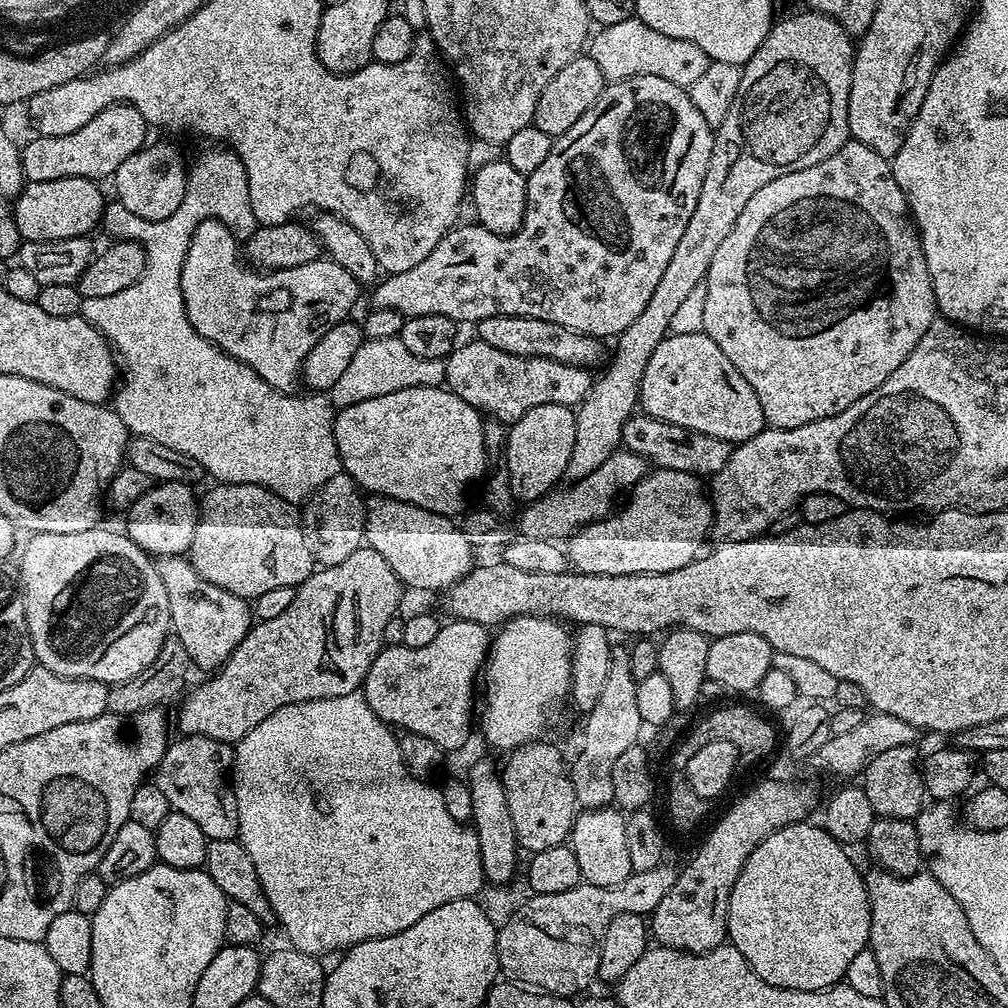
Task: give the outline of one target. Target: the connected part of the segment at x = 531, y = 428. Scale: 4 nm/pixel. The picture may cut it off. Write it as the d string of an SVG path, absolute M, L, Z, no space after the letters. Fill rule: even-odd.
M534 406L534 410L526 410L518 422L508 428L508 445L506 446L506 462L508 477L512 487L512 495L517 501L531 502L547 496L561 483L562 477L568 471L570 454L574 450L574 430L576 429L576 413L566 406Z

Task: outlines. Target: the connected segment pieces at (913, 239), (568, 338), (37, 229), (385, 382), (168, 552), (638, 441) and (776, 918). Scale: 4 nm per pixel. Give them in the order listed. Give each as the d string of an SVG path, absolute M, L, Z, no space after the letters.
M849 139L847 144L837 152L830 154L822 162L814 166L806 166L806 170L794 170L794 174L782 174L782 178L774 178L774 182L766 182L750 202L746 202L746 210L738 214L738 222L734 222L734 230L726 234L722 246L714 254L714 262L710 262L705 283L706 304L703 311L704 333L711 340L722 346L722 354L734 362L734 370L750 382L750 390L758 394L758 402L762 406L765 421L773 428L797 428L810 422L818 422L822 418L830 418L842 414L858 398L878 390L906 358L918 346L922 334L930 330L930 326L938 318L938 309L934 290L930 282L930 270L926 270L926 254L922 250L920 232L916 229L916 221L908 211L908 200L902 194L898 182L892 177L892 165L882 154L874 154L870 146L862 146L857 140Z
M495 316L479 321L475 325L475 335L486 346L494 346L494 350L502 350L511 356L529 356L530 358L550 358L554 362L566 362L570 366L578 366L589 370L606 356L599 339L581 332L570 330L566 326L558 326L554 322L542 322L538 318L525 316Z
M54 178L50 182L28 182L25 183L20 195L15 198L10 209L10 215L16 221L18 230L21 232L23 241L50 242L62 238L78 238L88 236L91 228L101 223L104 215L106 197L100 193L101 185L95 180L86 178Z
M399 338L365 339L364 344L354 354L350 366L346 366L338 381L330 389L335 407L356 405L368 398L378 398L382 394L394 394L394 390L407 388L438 388L444 384L444 361L434 358L418 358L402 346Z
M159 482L153 483L152 488L150 490L146 490L146 494L142 494L142 498L138 498L138 502L134 502L128 507L126 513L126 519L128 519L126 535L131 538L142 551L148 553L148 555L153 558L163 558L166 556L184 556L186 553L188 553L190 546L194 542L194 530L200 521L200 505L198 503L198 496L195 496L192 491L194 491L193 485L183 484L182 482L166 482L165 484Z
M633 415L624 427L623 447L638 454L648 461L649 465L666 470L682 470L697 478L711 478L730 462L734 445L722 438L713 438L711 434L698 434L698 430L686 430L670 422L662 422L653 416Z
M801 822L785 828L778 828L760 843L746 858L742 866L742 874L738 874L738 882L734 882L734 890L730 890L730 910L728 911L728 940L736 947L738 954L746 958L746 962L770 986L789 988L799 992L821 992L824 988L834 988L841 983L846 974L846 966L858 955L858 950L869 947L868 935L872 925L872 907L868 901L868 887L864 885L861 869L856 869L854 861L848 857L849 849L838 843L819 823Z

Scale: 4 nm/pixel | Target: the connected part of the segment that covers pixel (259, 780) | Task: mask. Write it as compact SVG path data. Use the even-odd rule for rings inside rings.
M357 690L338 698L298 702L274 710L270 718L262 718L262 722L258 722L250 734L246 734L234 745L230 779L234 798L238 802L239 842L246 854L250 854L250 862L254 862L258 882L262 882L262 890L272 907L275 923L284 927L284 932L288 935L287 943L299 952L324 958L327 952L340 954L364 940L377 940L398 934L406 930L406 926L414 926L418 918L426 918L430 910L446 906L446 902L475 897L475 892L480 887L485 887L484 863L476 829L465 826L452 817L450 810L446 810L446 802L442 802L439 787L431 788L428 780L419 780L408 771L400 753L397 733L389 725L383 724L374 710L370 710L363 691Z

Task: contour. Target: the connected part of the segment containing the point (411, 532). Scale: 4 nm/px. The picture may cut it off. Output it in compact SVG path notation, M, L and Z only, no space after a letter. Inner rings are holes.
M372 494L367 497L364 510L364 539L367 547L373 548L378 554L382 554L382 558L386 558L386 562L390 562L390 570L394 570L394 574L405 589L442 592L459 582L474 567L472 543L468 541L461 525L455 519L439 516L430 510L422 510L410 502L402 502L389 496Z

